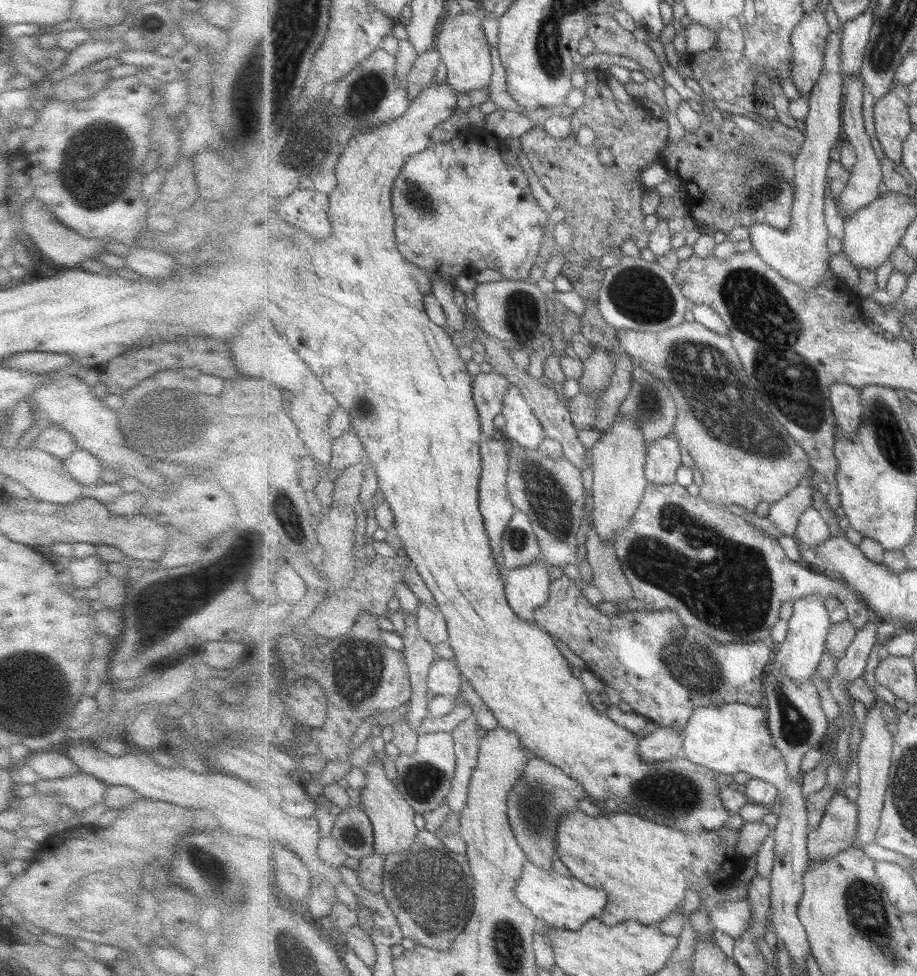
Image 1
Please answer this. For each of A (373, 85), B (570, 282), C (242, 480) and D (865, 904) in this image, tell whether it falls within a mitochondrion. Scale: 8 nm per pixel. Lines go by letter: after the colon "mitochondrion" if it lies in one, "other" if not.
A: mitochondrion
B: other
C: other
D: mitochondrion

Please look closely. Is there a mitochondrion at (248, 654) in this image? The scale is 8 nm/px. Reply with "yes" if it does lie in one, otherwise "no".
no

